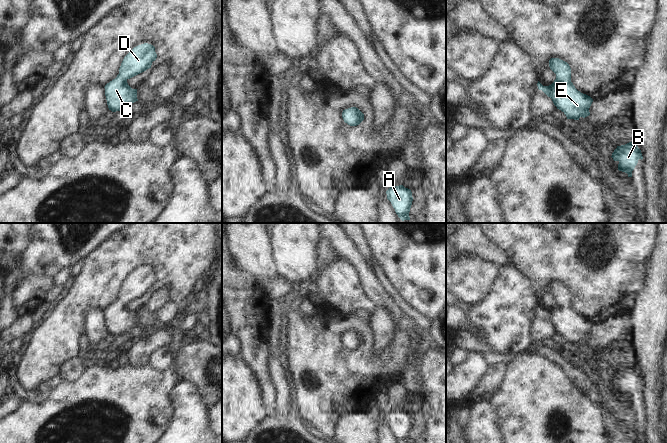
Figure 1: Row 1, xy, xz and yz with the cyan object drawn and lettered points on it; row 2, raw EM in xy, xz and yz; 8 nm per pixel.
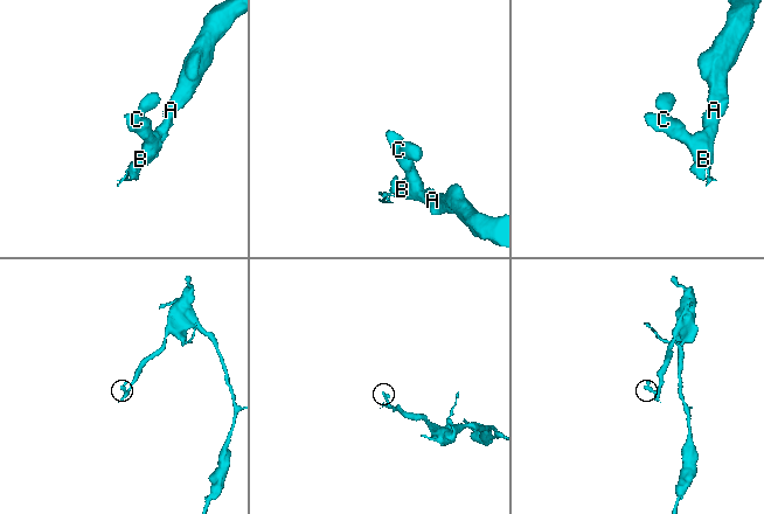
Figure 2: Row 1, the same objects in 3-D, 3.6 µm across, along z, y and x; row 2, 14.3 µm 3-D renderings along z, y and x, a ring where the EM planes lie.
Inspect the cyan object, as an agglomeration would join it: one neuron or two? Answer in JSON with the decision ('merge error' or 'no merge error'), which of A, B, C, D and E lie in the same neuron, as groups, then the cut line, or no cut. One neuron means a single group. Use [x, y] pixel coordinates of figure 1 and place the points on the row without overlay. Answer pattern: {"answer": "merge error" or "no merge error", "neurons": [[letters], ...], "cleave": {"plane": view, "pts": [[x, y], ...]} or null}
{"answer": "no merge error", "neurons": [["A", "B", "C", "D", "E"]], "cleave": null}

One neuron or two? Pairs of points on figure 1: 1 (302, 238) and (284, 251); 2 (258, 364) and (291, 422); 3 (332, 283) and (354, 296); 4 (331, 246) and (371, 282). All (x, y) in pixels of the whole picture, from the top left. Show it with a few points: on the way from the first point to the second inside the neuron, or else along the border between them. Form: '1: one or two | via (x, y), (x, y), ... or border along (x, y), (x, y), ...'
1: one | via (298, 239), (288, 249)
2: two | border along (275, 415), (269, 417)
3: one | via (337, 283), (349, 294)
4: one | via (343, 247), (366, 270)

